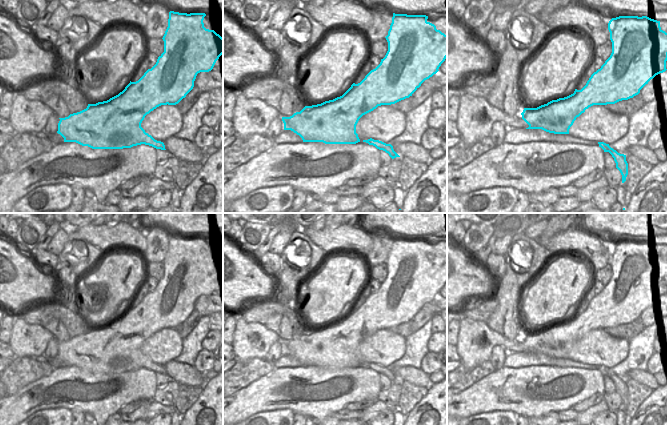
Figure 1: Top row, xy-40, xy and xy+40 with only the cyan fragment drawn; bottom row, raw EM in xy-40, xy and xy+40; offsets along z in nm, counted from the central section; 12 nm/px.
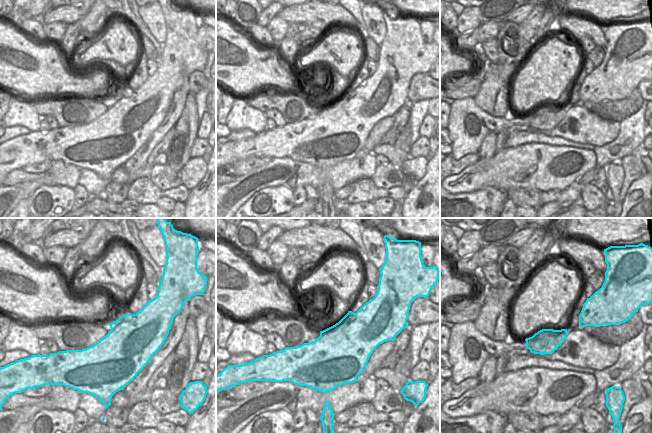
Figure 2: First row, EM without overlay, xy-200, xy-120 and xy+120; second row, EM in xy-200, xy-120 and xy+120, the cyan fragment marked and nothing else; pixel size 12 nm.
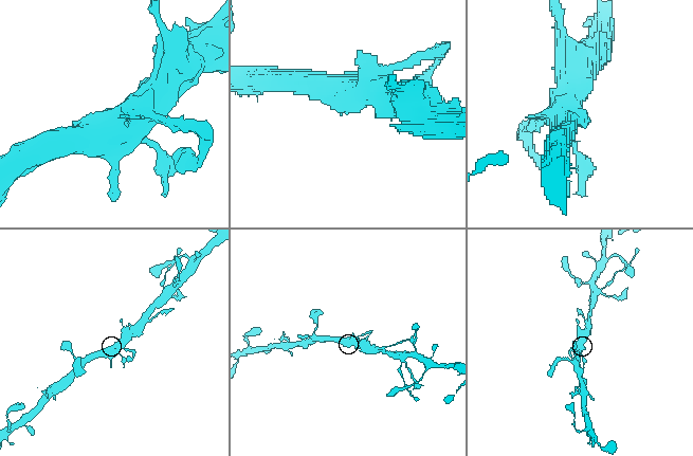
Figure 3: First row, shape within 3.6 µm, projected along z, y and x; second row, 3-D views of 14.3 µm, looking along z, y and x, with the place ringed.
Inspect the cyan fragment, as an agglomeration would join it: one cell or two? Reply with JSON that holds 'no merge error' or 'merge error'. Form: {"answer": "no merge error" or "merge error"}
{"answer": "no merge error"}

